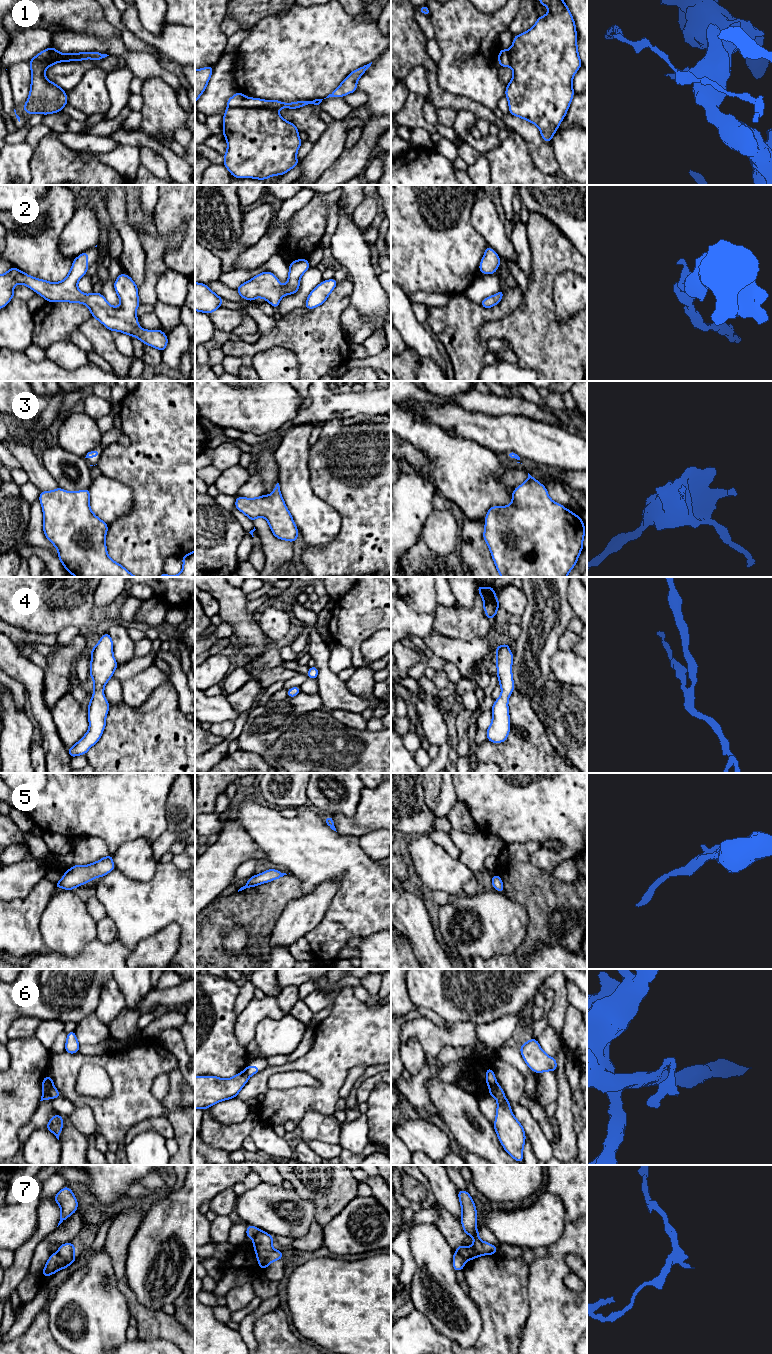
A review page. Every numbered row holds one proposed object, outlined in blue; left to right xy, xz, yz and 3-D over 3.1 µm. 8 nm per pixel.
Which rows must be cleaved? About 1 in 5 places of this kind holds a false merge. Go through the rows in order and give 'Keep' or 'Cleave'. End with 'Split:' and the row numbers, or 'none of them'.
1: Cleave
2: Keep
3: Keep
4: Keep
5: Keep
6: Cleave
7: Cleave
Split: 1, 6, 7

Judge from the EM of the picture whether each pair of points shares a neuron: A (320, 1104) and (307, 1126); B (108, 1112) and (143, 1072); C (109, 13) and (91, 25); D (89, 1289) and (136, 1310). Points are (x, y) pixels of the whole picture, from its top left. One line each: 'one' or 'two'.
A: two
B: one
C: two
D: two

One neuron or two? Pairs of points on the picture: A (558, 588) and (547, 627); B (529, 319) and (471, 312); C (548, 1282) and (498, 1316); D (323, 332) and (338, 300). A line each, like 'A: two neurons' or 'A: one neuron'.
A: one neuron
B: two neurons
C: two neurons
D: one neuron

